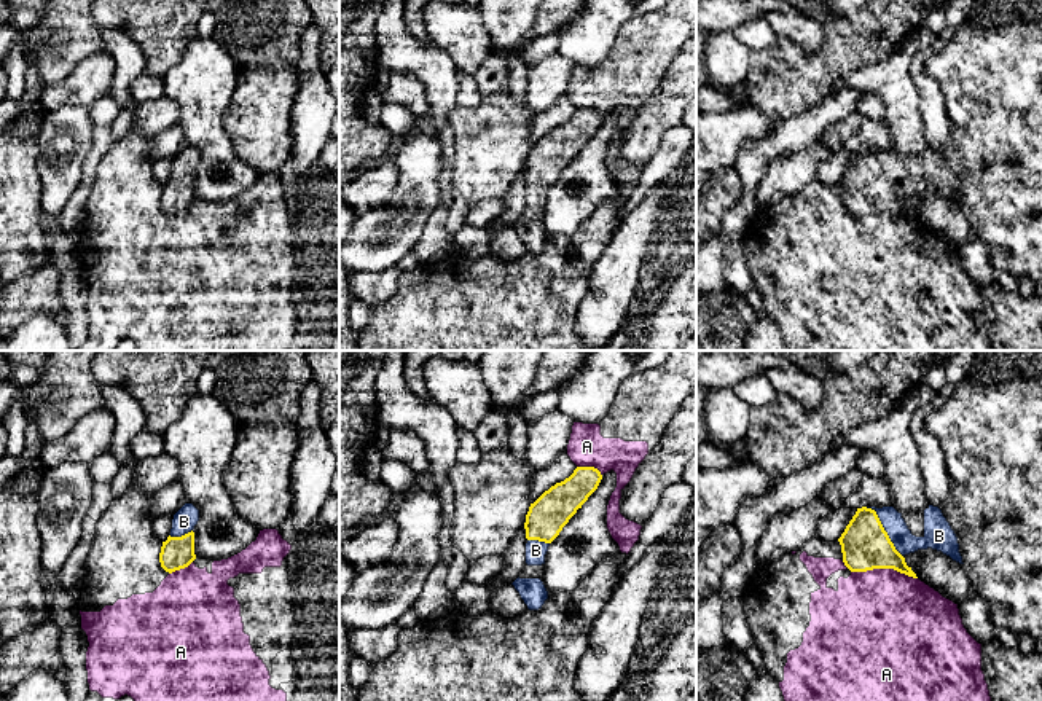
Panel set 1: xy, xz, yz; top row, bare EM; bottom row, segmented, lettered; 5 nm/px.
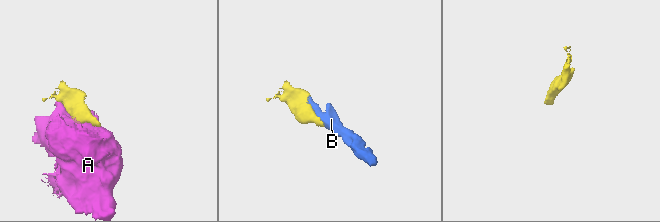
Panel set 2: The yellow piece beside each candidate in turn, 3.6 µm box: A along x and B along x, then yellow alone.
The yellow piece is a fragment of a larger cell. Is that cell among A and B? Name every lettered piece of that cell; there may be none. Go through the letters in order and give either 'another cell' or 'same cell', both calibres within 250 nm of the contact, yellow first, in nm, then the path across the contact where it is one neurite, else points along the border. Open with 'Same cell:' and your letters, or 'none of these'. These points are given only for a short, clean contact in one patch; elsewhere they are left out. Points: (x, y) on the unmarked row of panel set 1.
Same cell: B
A: another cell | 240/480 nm
B: same cell | 240/110 nm

